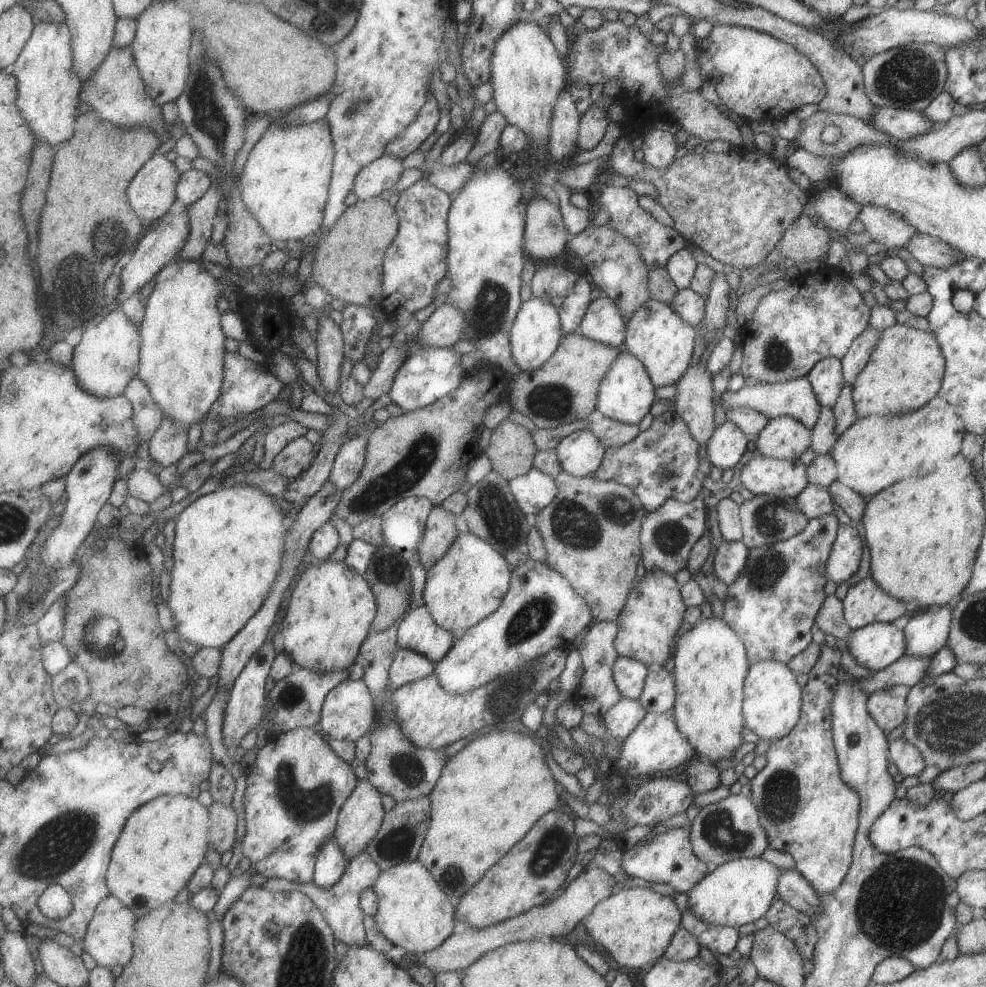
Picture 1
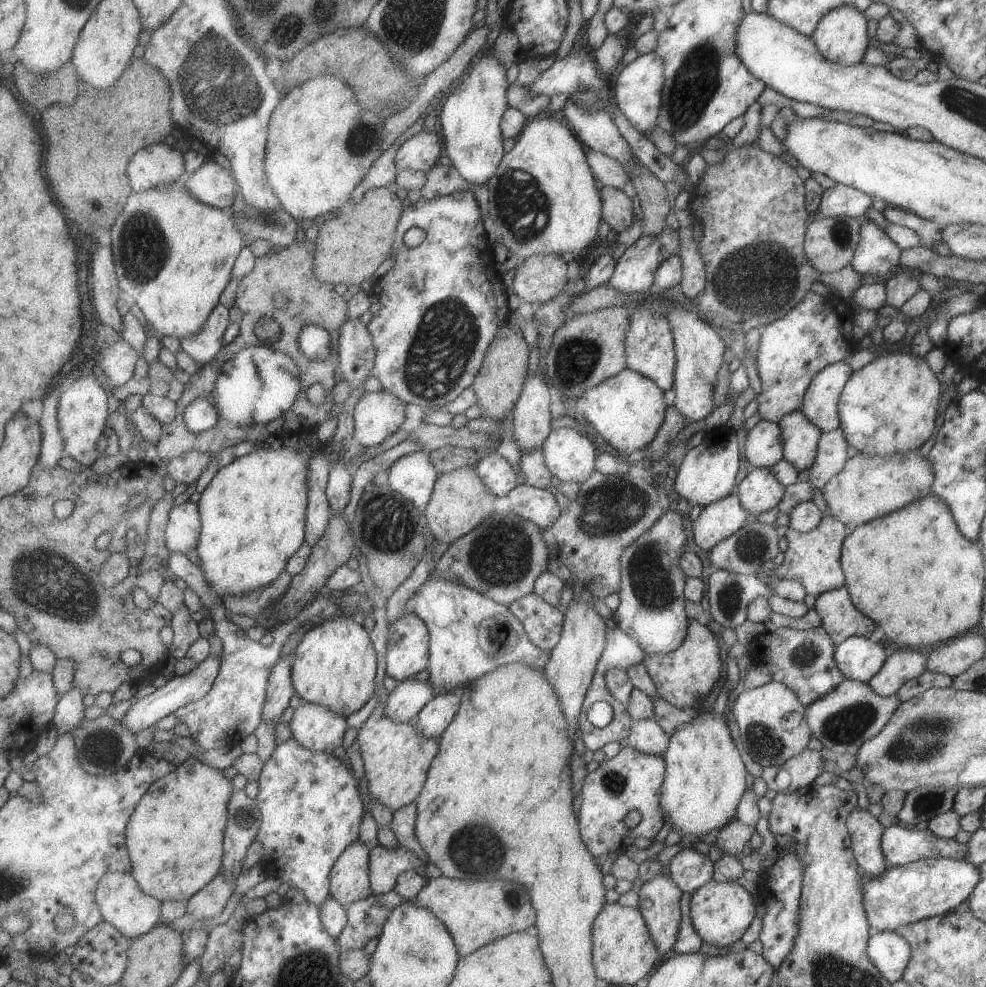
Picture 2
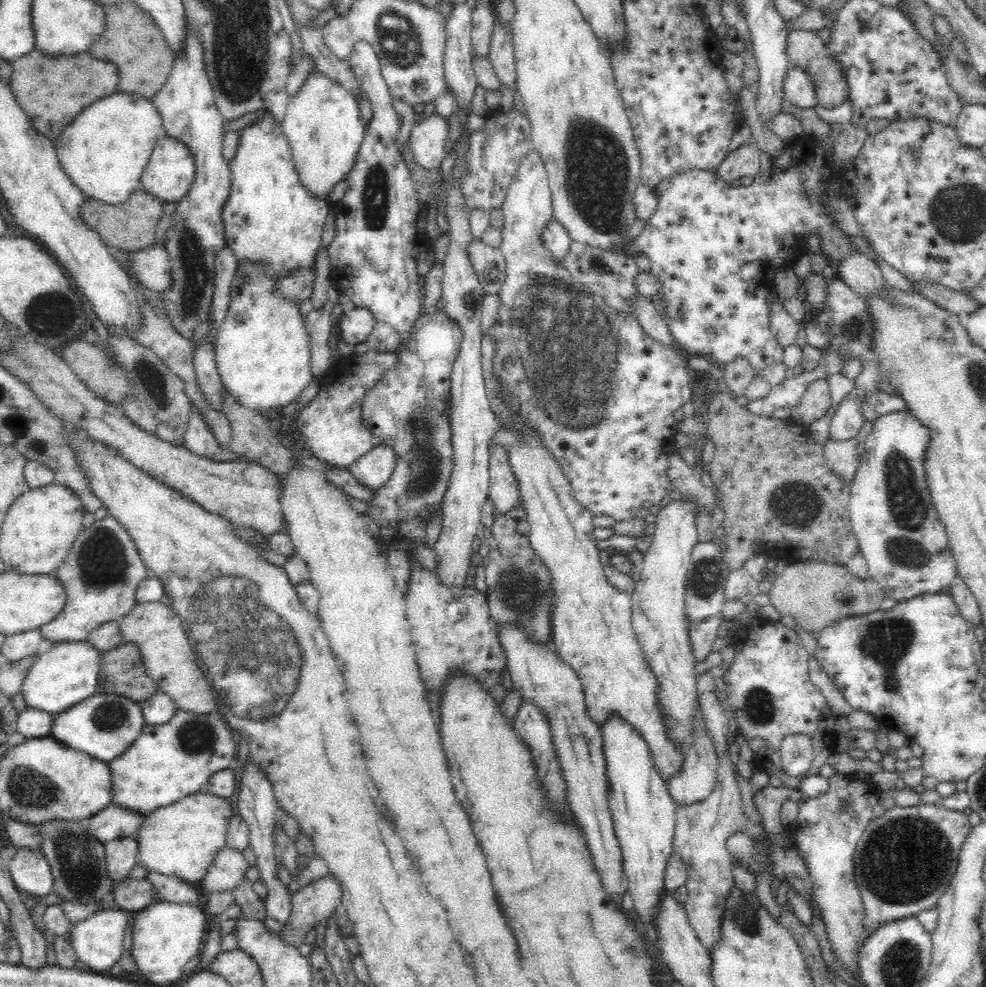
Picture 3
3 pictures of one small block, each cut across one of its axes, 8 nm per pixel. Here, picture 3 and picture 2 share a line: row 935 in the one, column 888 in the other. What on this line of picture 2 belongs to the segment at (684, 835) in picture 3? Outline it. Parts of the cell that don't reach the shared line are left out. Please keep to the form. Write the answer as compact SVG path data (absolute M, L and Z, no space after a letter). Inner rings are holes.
M846 679L826 696L808 704L806 720L812 729L812 735L834 755L856 755L867 740L880 734L900 703L896 694L883 697L876 694L867 682Z

